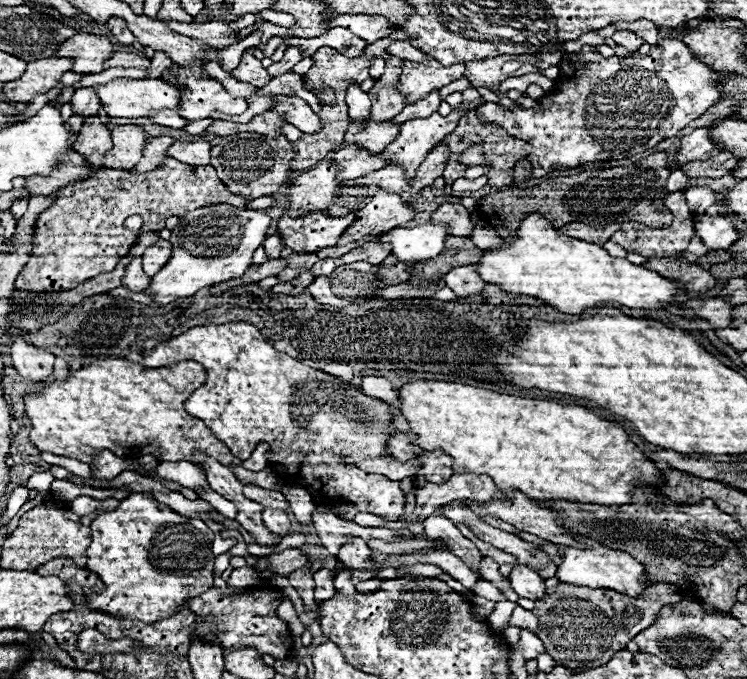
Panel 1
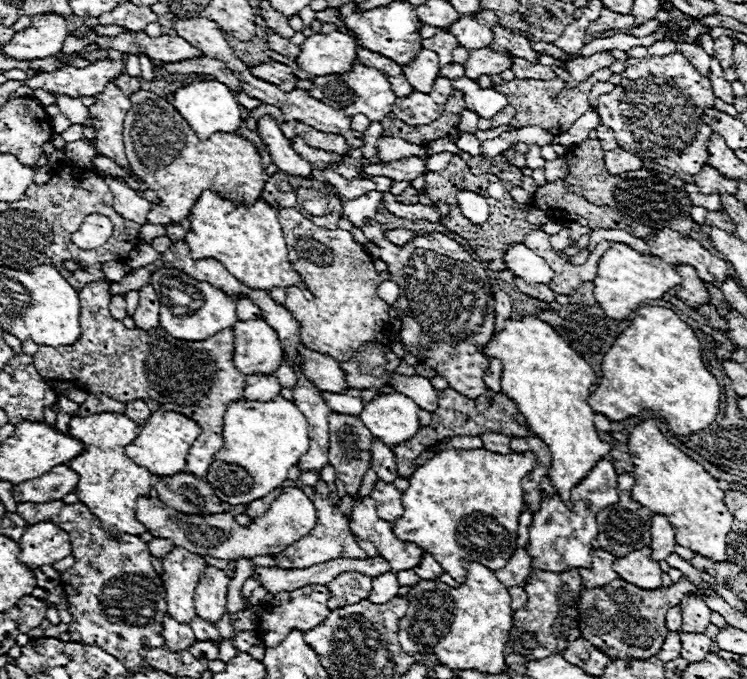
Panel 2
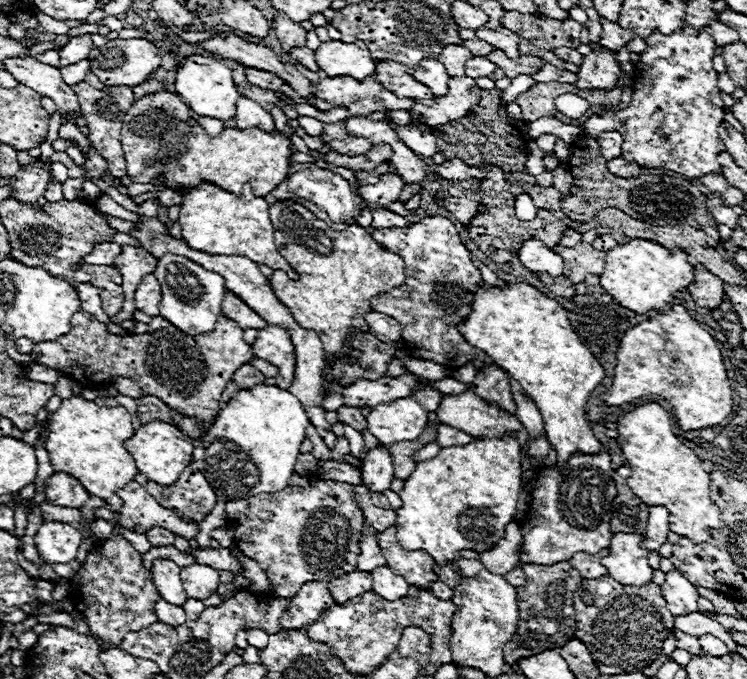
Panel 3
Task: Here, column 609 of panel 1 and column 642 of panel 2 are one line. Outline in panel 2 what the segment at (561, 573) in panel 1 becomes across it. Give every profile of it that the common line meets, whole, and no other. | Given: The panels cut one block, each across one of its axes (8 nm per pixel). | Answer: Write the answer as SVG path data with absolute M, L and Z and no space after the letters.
M640 548L636 552L628 552L628 556L618 558L612 568L622 580L646 590L654 590L662 586L662 570L658 562L650 560L650 548Z

